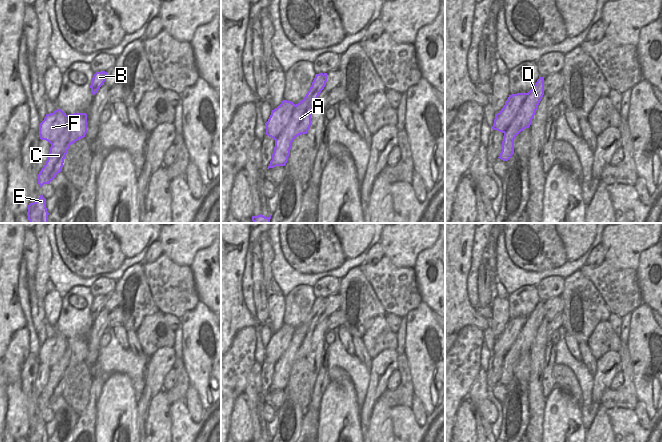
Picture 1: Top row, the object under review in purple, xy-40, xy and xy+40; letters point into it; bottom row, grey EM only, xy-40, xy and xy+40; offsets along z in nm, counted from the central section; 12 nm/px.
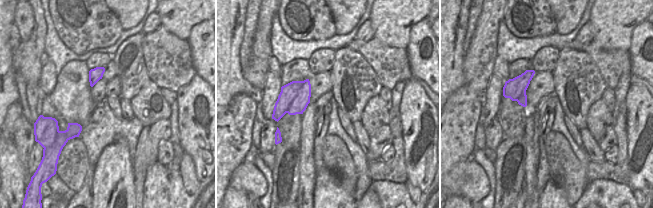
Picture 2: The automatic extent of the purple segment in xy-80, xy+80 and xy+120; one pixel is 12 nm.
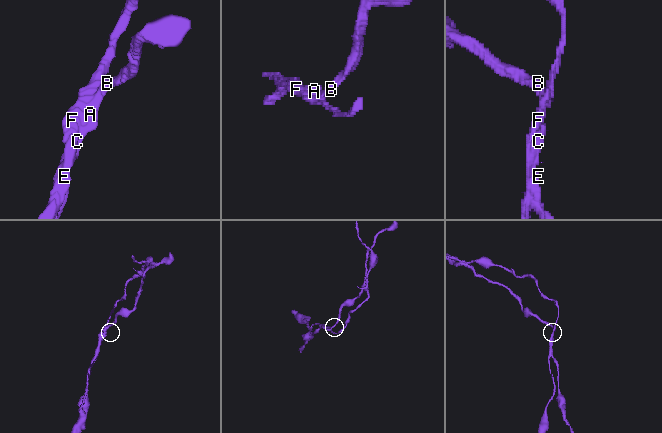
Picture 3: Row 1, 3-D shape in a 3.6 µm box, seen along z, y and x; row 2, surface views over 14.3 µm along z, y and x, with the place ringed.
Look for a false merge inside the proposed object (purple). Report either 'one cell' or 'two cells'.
two cells

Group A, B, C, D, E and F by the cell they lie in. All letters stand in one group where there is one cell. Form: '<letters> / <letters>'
A B C D E / F

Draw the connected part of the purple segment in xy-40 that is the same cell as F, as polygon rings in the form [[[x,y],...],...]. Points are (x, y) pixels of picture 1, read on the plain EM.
[[[61,333],[53,337],[46,338],[44,344],[40,347],[39,361],[52,368],[63,357],[67,349],[67,339]]]

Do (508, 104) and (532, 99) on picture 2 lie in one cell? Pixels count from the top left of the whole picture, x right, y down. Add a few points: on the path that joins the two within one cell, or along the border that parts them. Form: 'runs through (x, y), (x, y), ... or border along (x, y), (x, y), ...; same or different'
border along (526, 106), (529, 110); different

